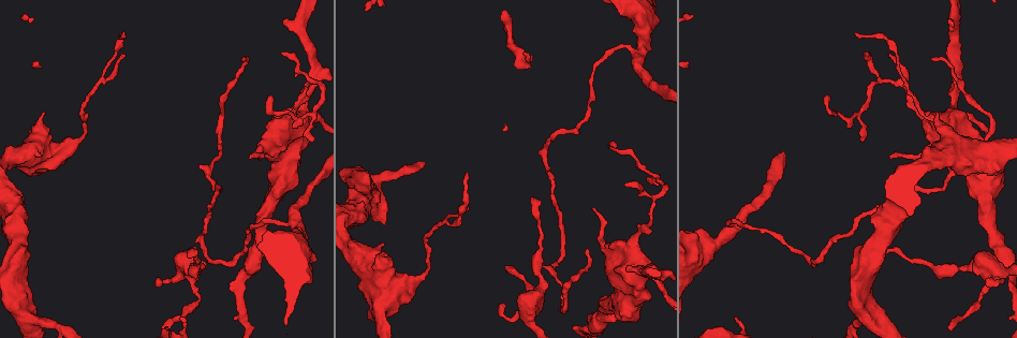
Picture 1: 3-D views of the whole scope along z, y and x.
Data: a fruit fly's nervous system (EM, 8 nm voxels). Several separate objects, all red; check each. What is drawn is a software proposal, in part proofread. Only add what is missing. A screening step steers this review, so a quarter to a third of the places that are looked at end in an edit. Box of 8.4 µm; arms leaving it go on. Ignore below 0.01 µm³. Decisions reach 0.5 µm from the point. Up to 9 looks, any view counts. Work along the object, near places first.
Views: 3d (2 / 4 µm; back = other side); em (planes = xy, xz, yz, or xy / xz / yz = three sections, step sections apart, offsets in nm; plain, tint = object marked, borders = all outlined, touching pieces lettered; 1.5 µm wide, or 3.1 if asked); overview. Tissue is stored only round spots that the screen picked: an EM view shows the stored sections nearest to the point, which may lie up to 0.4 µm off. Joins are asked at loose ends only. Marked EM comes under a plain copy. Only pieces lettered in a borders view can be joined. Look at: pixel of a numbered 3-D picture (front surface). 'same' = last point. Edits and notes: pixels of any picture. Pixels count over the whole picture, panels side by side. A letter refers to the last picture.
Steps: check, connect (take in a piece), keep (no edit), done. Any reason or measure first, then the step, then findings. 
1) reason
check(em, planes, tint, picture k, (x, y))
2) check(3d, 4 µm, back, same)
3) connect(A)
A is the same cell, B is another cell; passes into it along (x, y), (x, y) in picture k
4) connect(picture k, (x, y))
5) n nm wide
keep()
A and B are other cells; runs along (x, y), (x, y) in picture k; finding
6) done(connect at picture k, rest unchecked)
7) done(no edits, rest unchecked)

thin end
check(em, planes, tint, picture 1, (737, 318))

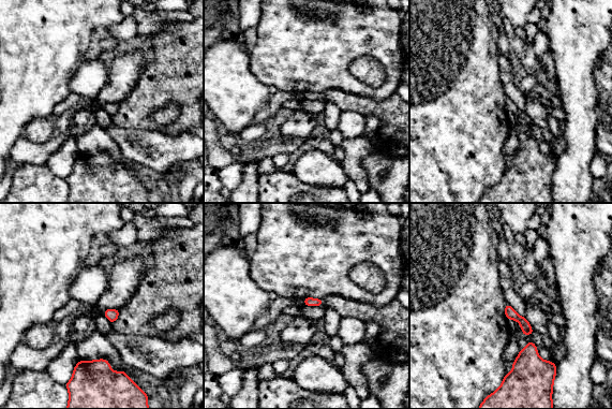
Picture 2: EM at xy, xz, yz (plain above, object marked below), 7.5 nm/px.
check(em, planes, borders, same)

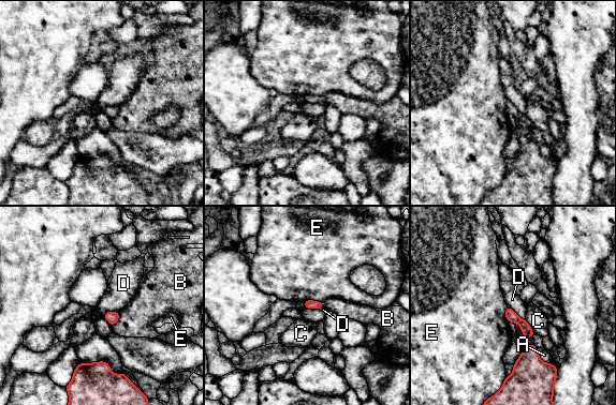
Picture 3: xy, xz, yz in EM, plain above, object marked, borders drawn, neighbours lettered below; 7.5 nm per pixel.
keep()
A, B, C, D and E are other cells; runs along (508, 311), (530, 334) in picture 3; no lettered piece goes on from it

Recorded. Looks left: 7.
branch stops here
check(3d, 4 µm, picture 1, (158, 282))

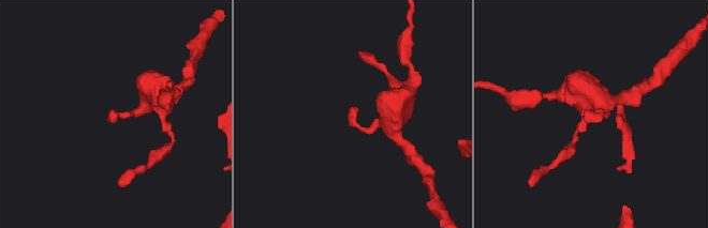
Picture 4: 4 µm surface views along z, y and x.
shape alone is not enough
check(em, xy, step 8, tint, picture 4, (114, 117))

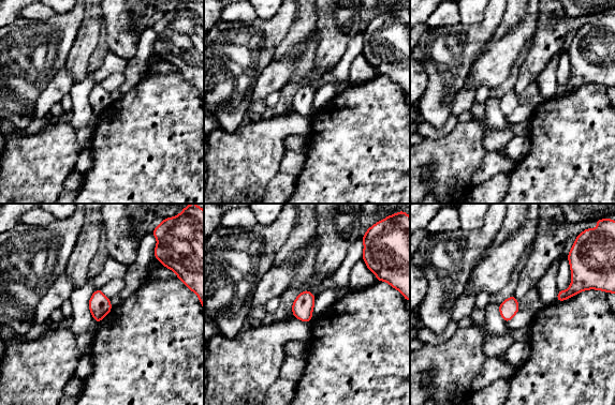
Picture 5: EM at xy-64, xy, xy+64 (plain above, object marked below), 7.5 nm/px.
check(em, planes, borders, same)

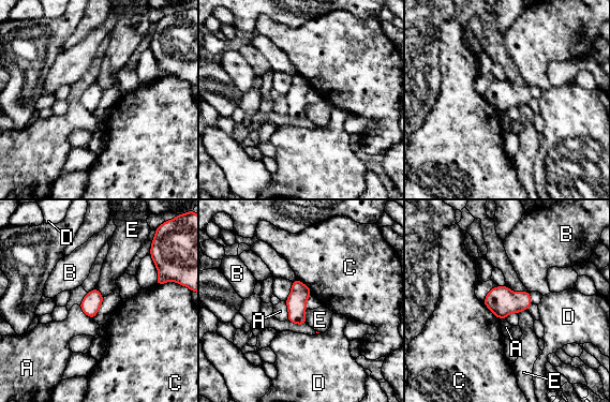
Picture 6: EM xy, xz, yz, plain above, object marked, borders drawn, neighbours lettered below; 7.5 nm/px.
C touches over 180 nm
keep()
A, B, C, D and E are other cells; border along (307, 309), (304, 313), (306, 323) in picture 6; none of them fits

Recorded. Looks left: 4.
branch stops here
check(3d, 4 µm, picture 1, (867, 54))

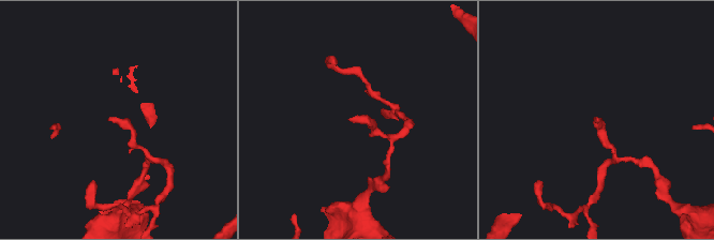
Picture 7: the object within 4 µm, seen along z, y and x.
check(em, planes, borders, picture 7, (597, 119))

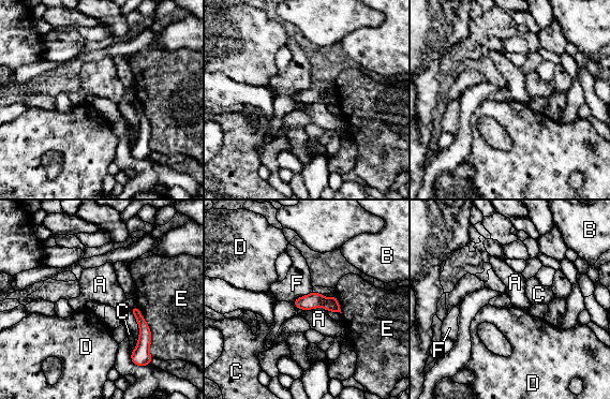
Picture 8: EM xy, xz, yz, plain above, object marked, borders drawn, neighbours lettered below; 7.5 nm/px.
120 nm wide
keep()
A, B, C, D, E and F are other cells; runs along (135, 310), (144, 327), (136, 359) in picture 8; none of them fits

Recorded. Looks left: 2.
done(no edits, rest unchecked)

